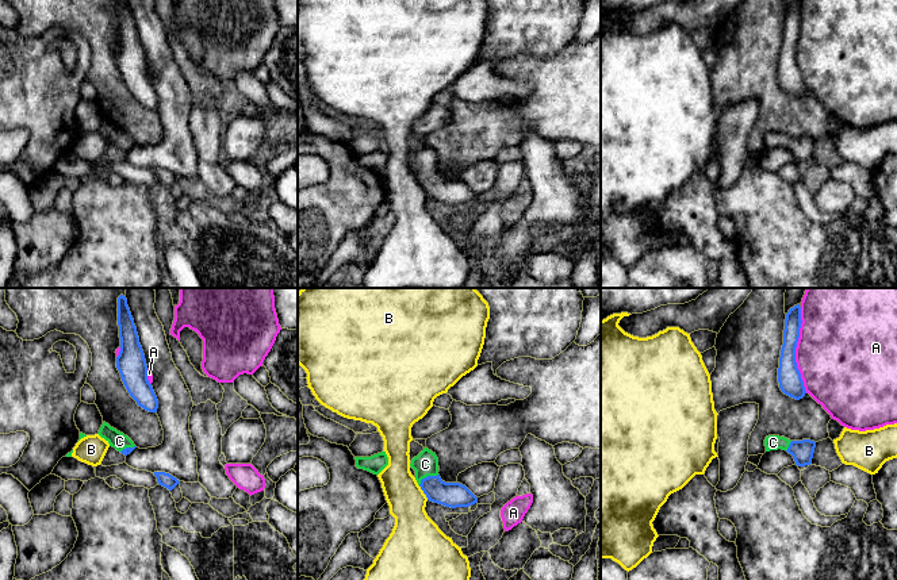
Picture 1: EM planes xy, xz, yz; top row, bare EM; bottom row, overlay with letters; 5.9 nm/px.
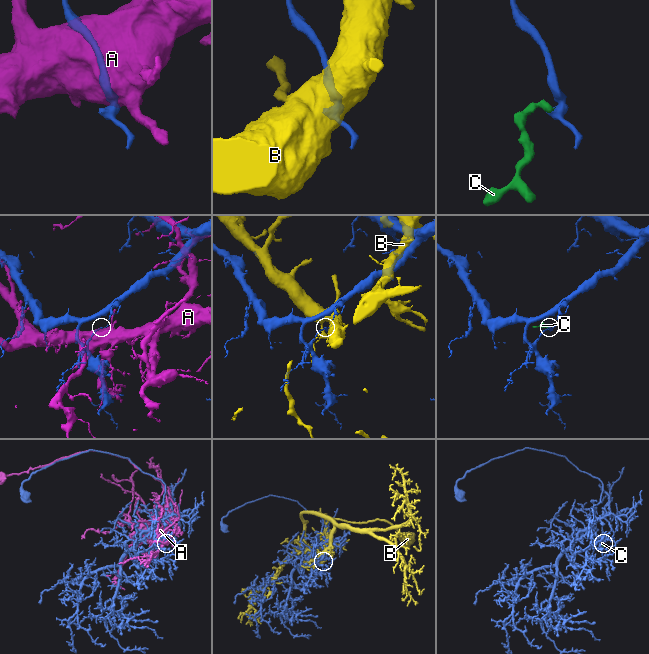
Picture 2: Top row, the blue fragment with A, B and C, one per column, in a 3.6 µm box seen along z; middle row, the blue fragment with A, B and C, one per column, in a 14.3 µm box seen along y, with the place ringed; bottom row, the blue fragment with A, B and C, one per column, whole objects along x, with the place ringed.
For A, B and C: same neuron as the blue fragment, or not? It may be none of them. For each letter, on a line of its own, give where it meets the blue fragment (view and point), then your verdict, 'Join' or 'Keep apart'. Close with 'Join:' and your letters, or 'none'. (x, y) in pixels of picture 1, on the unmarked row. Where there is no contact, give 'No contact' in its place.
A: Touches blue at yz (794, 47). Keep apart
B: Touches blue at xz (424, 189). Keep apart
C: Touches blue at xz (428, 173). Join
Join: C

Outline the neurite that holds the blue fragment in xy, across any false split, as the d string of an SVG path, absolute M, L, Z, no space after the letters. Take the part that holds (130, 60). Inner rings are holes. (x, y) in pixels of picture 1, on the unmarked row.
M118 0L118 23L120 49L116 54L116 65L122 78L139 104L157 110L158 97L147 77L145 51L127 0Z

